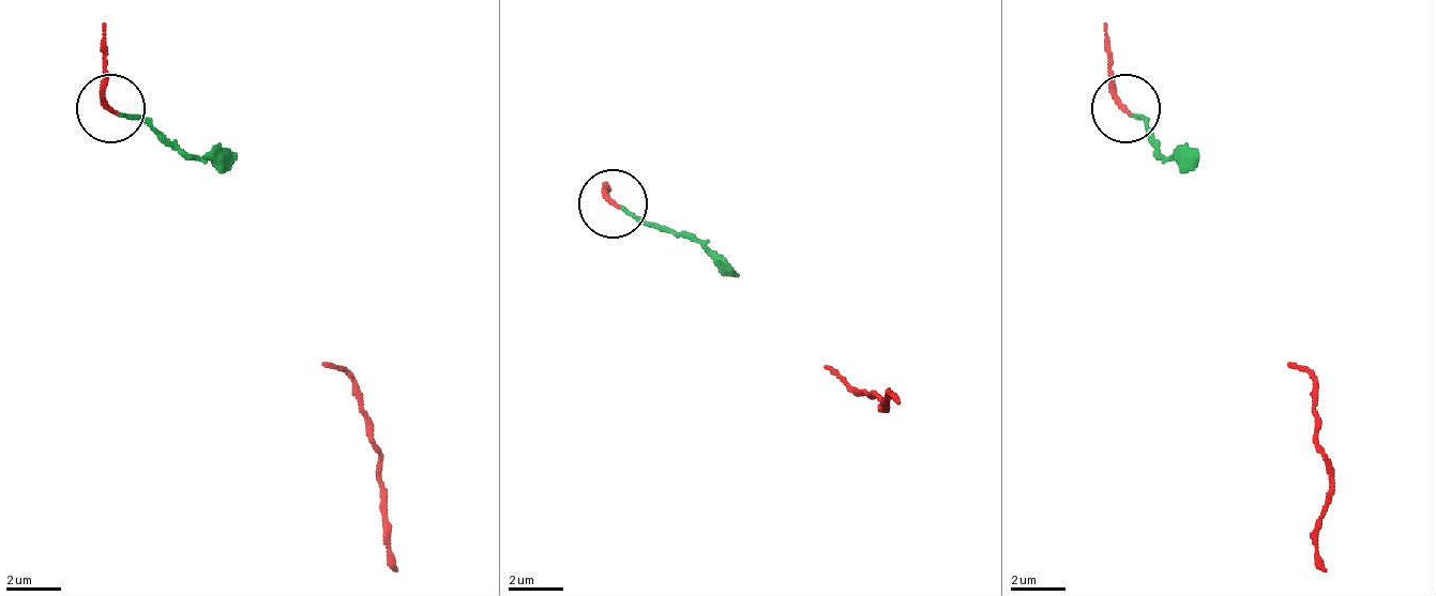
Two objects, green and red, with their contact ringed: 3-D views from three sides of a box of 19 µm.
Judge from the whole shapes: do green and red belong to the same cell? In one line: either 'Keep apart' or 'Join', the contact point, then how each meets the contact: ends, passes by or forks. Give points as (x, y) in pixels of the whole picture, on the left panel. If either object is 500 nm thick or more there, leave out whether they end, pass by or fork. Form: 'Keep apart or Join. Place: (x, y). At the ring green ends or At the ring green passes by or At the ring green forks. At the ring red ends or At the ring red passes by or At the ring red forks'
Join. Place: (110, 108). At the ring green ends. At the ring red ends

